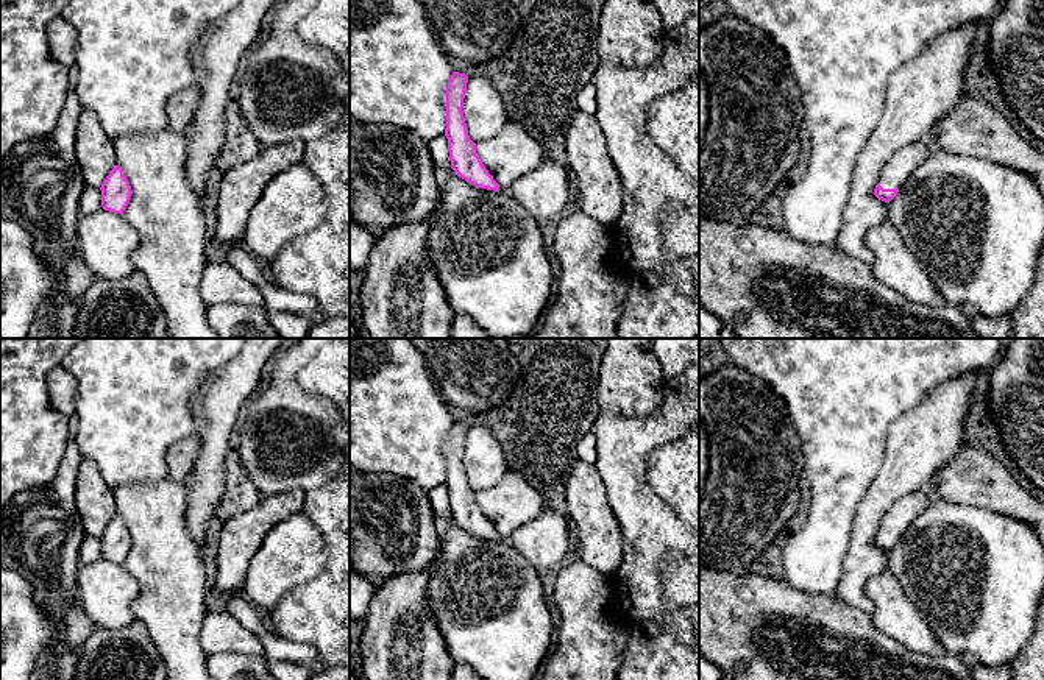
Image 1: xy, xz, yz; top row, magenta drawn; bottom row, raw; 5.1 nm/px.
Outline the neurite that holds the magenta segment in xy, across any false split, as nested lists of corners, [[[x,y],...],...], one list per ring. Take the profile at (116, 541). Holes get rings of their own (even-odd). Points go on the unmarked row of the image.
[[[119,515],[109,521],[100,540],[103,558],[122,565],[131,549],[133,540]]]

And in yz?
[[[919,488],[897,499],[882,518],[874,544],[882,551],[890,552],[908,526],[927,508],[932,499],[929,488]]]

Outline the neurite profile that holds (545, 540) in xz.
[[[545,508],[537,518],[515,529],[507,543],[538,571],[554,568],[568,552],[570,533],[565,518]]]

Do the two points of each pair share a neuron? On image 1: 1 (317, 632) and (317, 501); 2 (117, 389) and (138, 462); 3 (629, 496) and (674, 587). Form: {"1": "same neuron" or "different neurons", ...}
{"1": "same neuron", "2": "same neuron", "3": "different neurons"}

